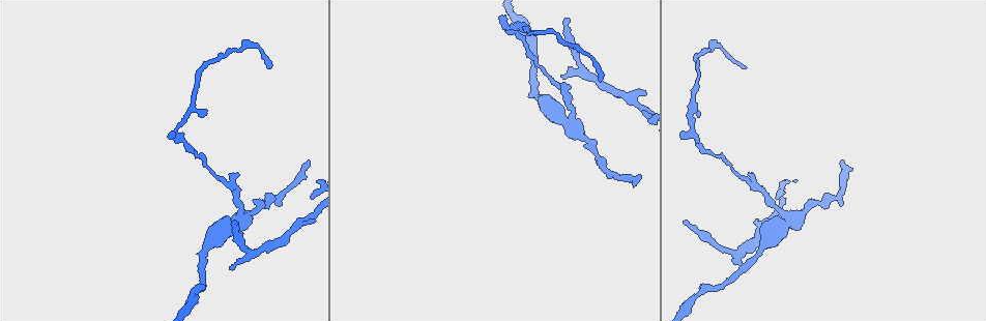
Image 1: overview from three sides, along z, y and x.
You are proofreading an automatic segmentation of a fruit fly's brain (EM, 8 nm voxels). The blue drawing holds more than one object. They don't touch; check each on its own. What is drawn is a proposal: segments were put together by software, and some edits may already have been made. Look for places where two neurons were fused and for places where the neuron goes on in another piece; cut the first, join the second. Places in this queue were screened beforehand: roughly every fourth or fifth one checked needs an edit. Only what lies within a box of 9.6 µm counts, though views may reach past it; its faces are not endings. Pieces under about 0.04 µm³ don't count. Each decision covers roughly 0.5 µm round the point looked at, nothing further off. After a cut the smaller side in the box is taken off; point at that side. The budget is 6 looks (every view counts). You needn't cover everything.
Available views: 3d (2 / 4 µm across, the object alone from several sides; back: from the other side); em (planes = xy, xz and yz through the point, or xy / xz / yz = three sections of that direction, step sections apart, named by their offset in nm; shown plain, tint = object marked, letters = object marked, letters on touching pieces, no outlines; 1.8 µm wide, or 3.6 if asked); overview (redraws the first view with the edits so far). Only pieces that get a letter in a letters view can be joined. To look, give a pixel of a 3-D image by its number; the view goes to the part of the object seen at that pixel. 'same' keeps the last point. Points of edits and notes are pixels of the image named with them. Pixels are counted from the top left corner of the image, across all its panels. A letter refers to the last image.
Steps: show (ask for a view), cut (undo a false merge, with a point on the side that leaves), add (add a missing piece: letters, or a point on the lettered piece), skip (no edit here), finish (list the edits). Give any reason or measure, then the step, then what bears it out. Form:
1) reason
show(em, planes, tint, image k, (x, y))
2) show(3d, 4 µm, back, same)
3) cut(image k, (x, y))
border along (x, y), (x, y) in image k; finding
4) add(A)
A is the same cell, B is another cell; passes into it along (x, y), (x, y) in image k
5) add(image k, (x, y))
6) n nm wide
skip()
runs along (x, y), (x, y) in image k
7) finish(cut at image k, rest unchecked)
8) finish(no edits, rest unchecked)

an open end
show(em, planes, tint, image 1, (685, 221))

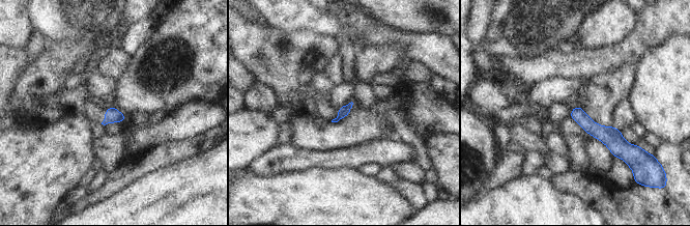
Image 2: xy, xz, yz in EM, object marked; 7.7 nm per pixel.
what lies round it
show(em, planes, letters, same)

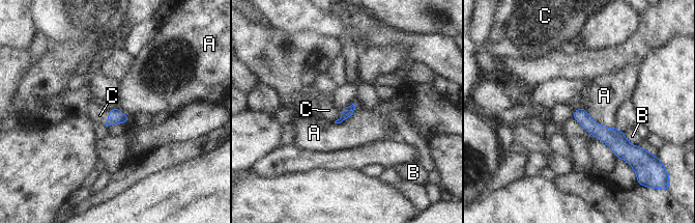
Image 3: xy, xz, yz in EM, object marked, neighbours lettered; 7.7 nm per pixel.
add(C)
C is the same cell, A and B are other cells; passes into it along (115, 116), (108, 118), (99, 115) in image 3; the neuron continues

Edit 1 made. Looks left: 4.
redraw
show(overview)

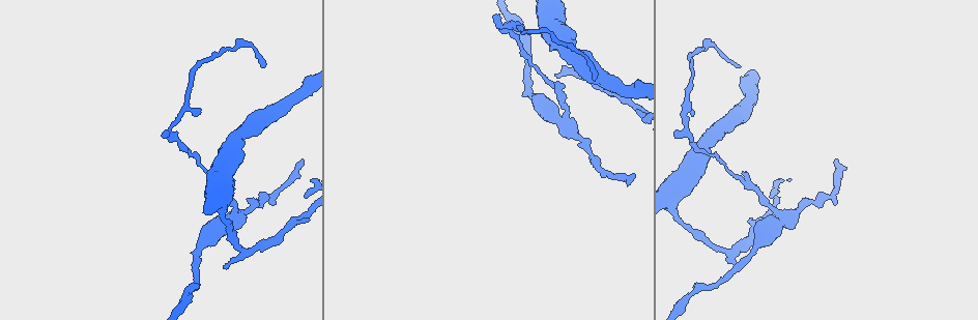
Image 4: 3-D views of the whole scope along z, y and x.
tapers out
show(3d, 4 µm, image 4, (497, 16))

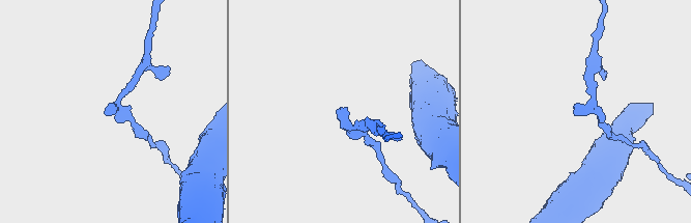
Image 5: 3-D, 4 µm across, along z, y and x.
now the EM
show(em, planes, letters, image 5, (110, 113))

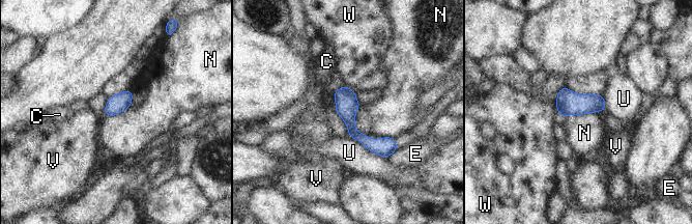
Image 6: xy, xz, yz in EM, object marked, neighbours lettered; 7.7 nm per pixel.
140 nm wide
skip()
C, E, N, U, V and W are other cells; no lettered piece goes on from it

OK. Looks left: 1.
tapers out
show(em, planes, letters, image 4, (301, 158))

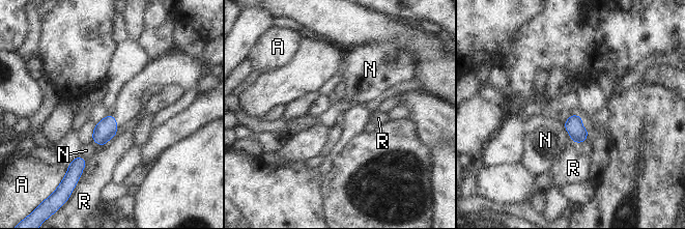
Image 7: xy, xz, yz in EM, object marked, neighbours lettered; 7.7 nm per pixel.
130 nm wide
skip()
A, N and R are other cells; none of them fits

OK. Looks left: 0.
finish(add at image 3, rest unchecked)

